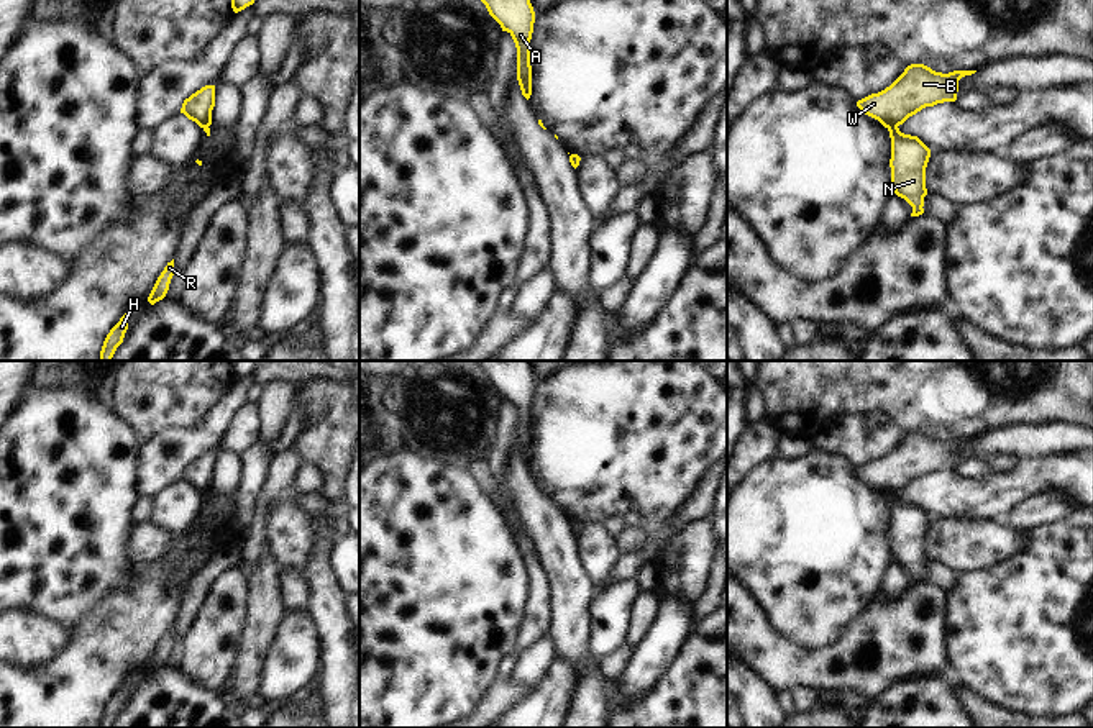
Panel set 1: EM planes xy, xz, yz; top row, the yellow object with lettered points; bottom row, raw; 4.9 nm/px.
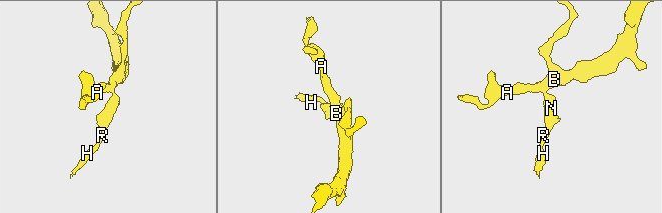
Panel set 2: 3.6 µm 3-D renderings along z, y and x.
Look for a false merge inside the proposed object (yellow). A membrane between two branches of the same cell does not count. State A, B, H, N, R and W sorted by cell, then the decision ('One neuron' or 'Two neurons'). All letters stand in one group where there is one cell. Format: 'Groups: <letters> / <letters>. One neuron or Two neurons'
Groups: A B W / H N R. Two neurons.

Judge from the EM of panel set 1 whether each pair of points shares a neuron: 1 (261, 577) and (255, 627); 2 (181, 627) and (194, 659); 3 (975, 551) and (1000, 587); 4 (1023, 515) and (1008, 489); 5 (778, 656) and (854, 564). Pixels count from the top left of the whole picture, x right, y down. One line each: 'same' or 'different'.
1: same
2: different
3: different
4: different
5: different

